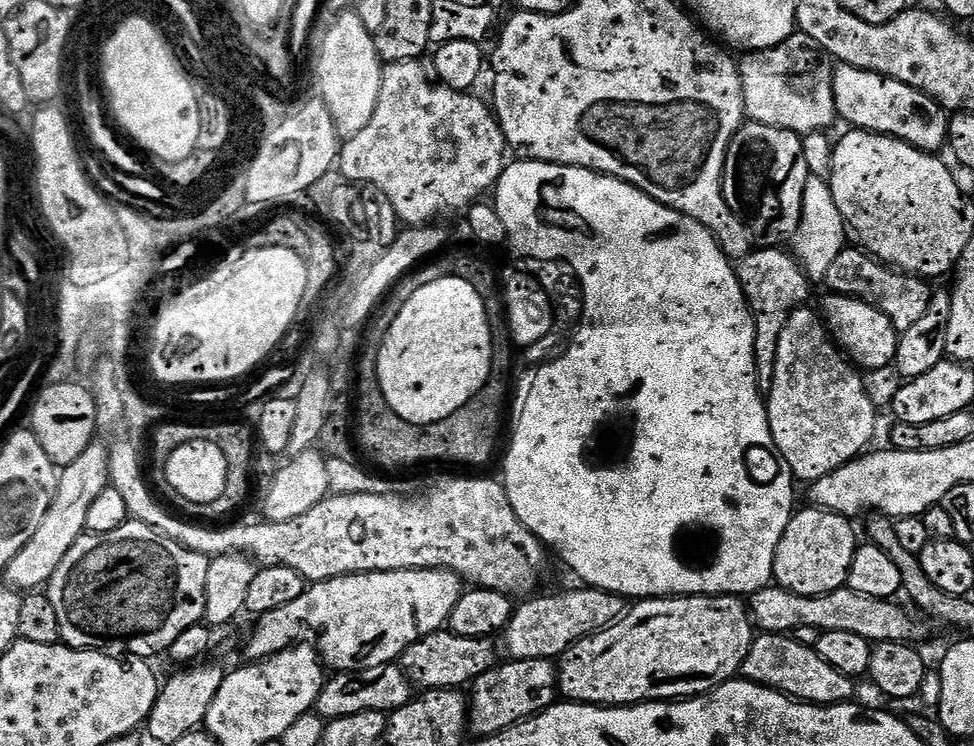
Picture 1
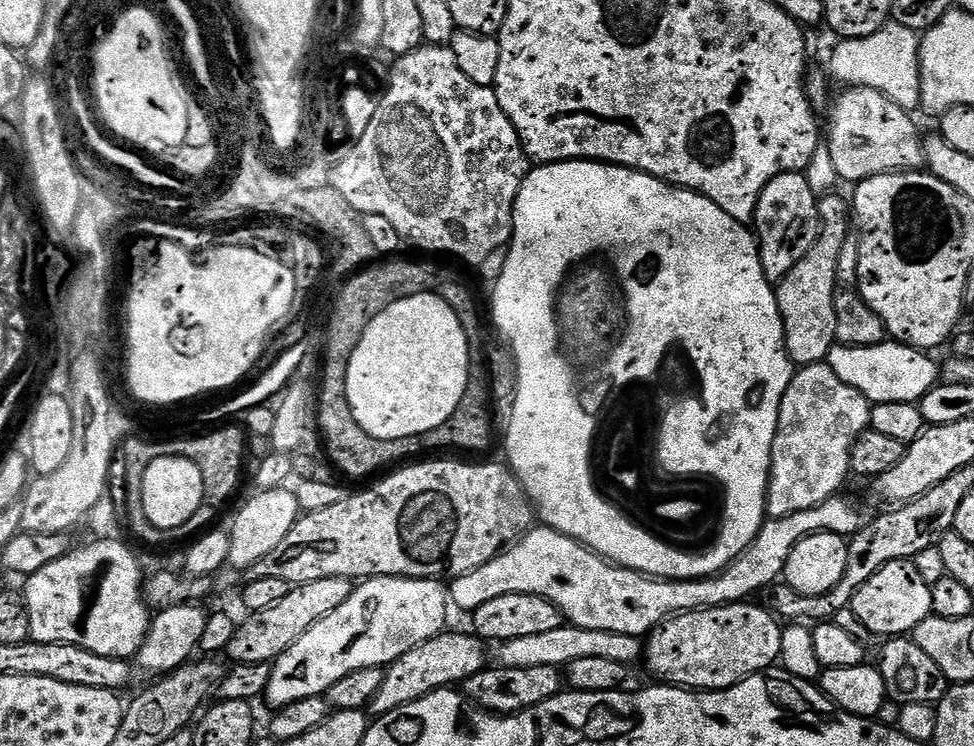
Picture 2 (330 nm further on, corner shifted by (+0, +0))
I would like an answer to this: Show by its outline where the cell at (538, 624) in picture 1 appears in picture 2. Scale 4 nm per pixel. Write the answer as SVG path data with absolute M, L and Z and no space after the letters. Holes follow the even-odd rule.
M445 630L440 635L414 646L414 650L406 650L402 658L387 665L382 686L378 686L378 694L374 694L370 705L373 717L390 714L390 710L398 710L402 705L414 702L440 688L463 685L474 674L478 674L486 666L484 660L485 641L475 634L467 636L464 632Z

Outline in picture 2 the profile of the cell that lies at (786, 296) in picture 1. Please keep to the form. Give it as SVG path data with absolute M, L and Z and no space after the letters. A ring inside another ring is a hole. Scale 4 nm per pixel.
M828 194L819 201L822 227L814 246L786 274L784 280L775 285L776 301L784 327L784 349L793 365L822 364L831 357L836 344L836 323L834 322L834 298L838 291L836 271L838 254L845 247L850 232L850 204L837 194Z

